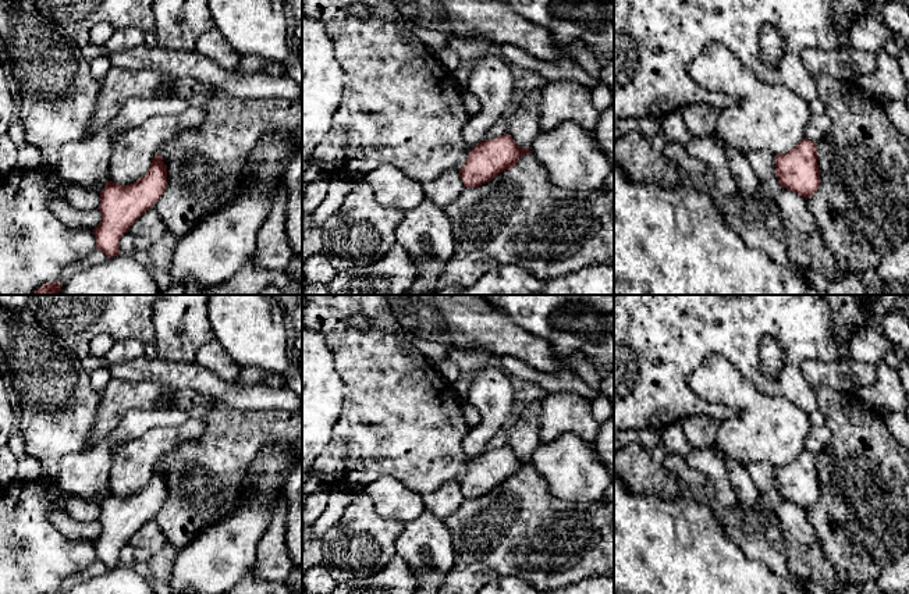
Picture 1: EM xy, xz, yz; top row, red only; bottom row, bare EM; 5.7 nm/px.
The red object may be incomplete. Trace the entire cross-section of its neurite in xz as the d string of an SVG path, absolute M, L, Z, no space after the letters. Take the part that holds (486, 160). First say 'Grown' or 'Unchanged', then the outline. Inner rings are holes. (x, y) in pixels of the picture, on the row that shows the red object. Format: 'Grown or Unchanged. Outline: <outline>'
Unchanged. Outline: M508 134L484 139L469 152L459 177L465 188L479 186L500 172L512 170L525 154L532 154L529 147L519 147Z

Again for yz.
Unchanged. Outline: M802 139L792 150L775 156L775 174L782 188L807 199L820 188L816 143Z

